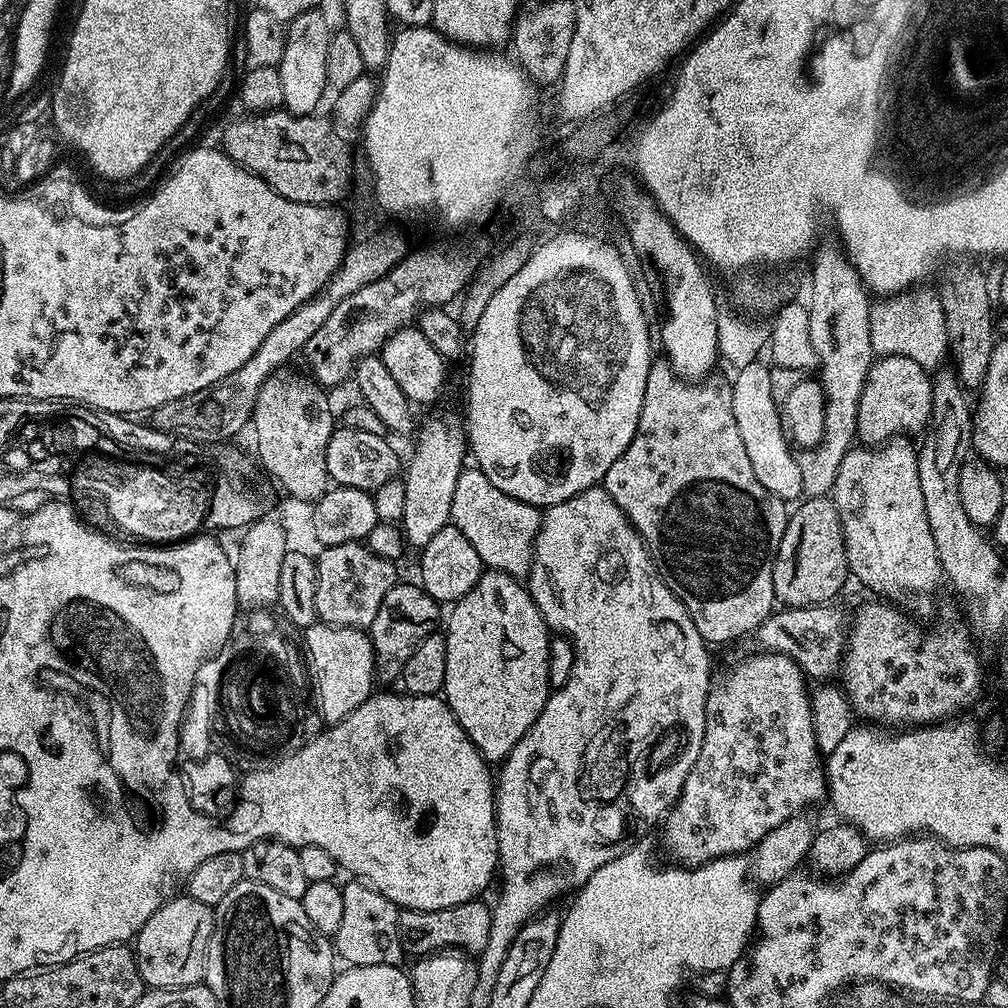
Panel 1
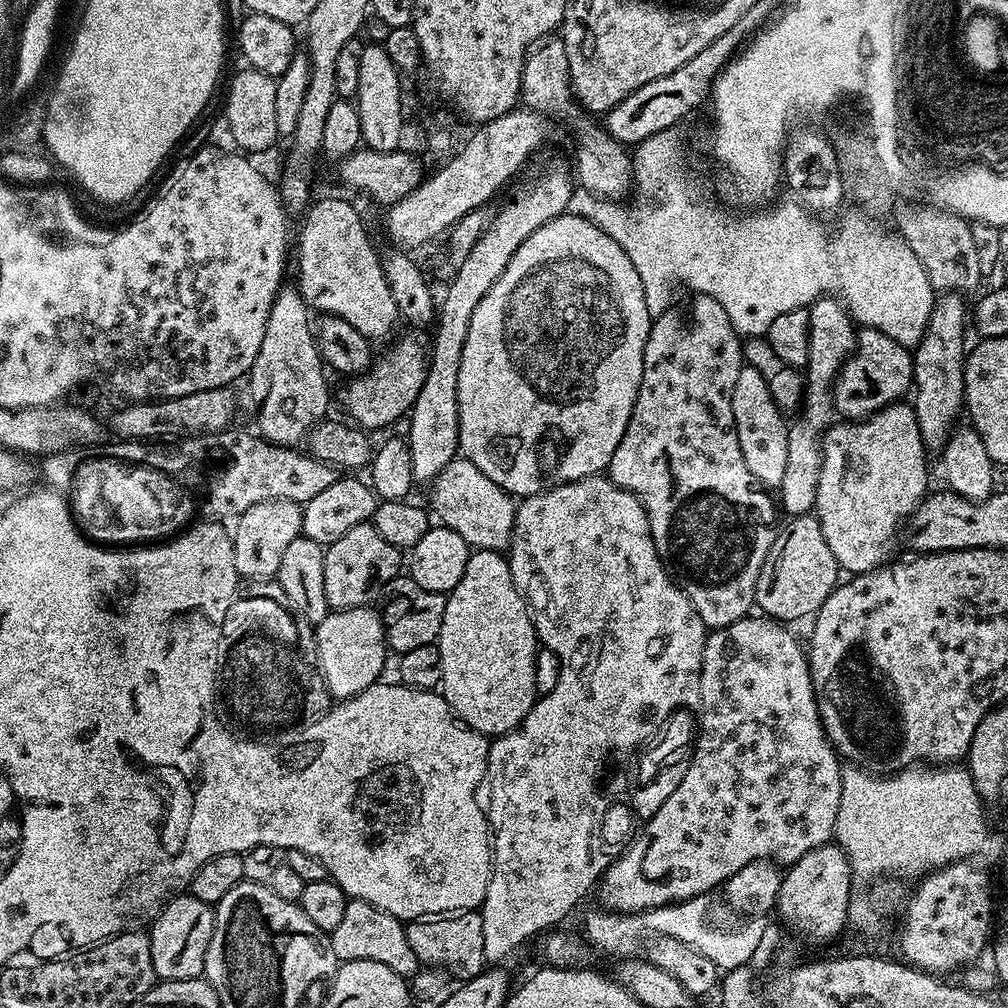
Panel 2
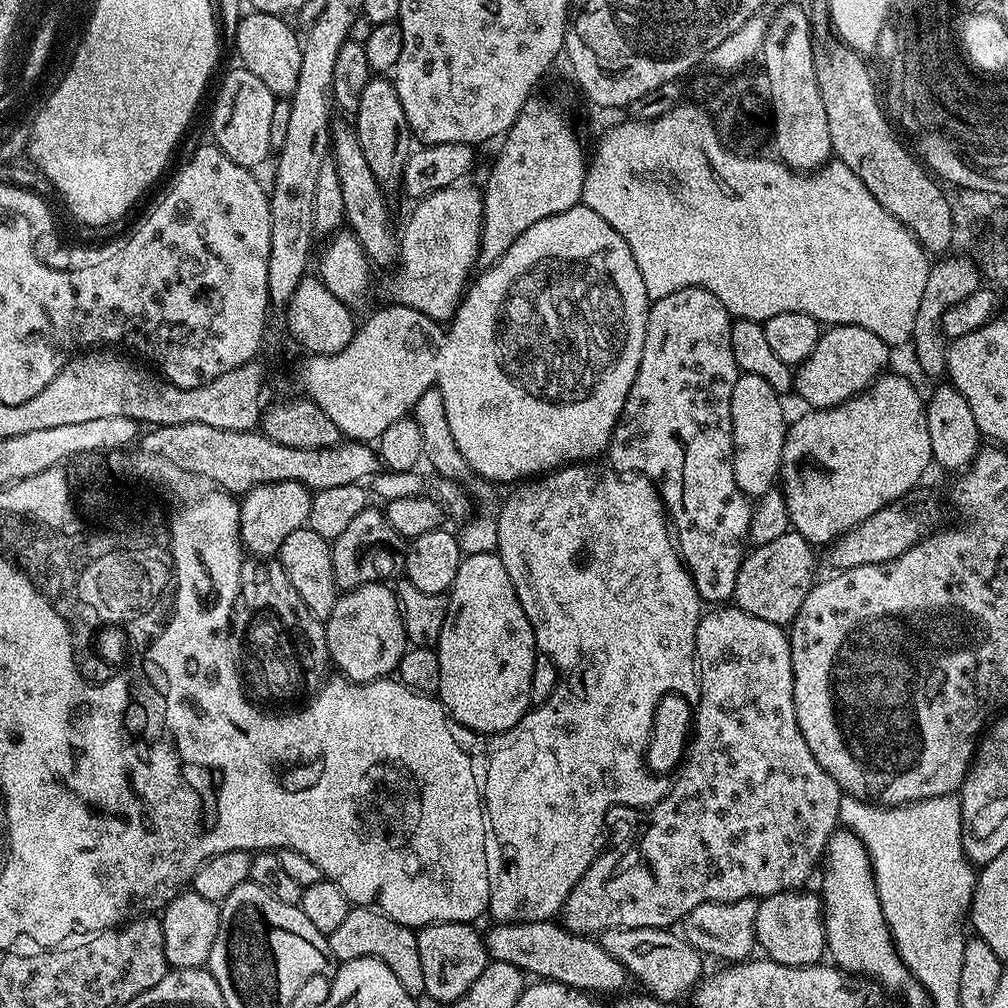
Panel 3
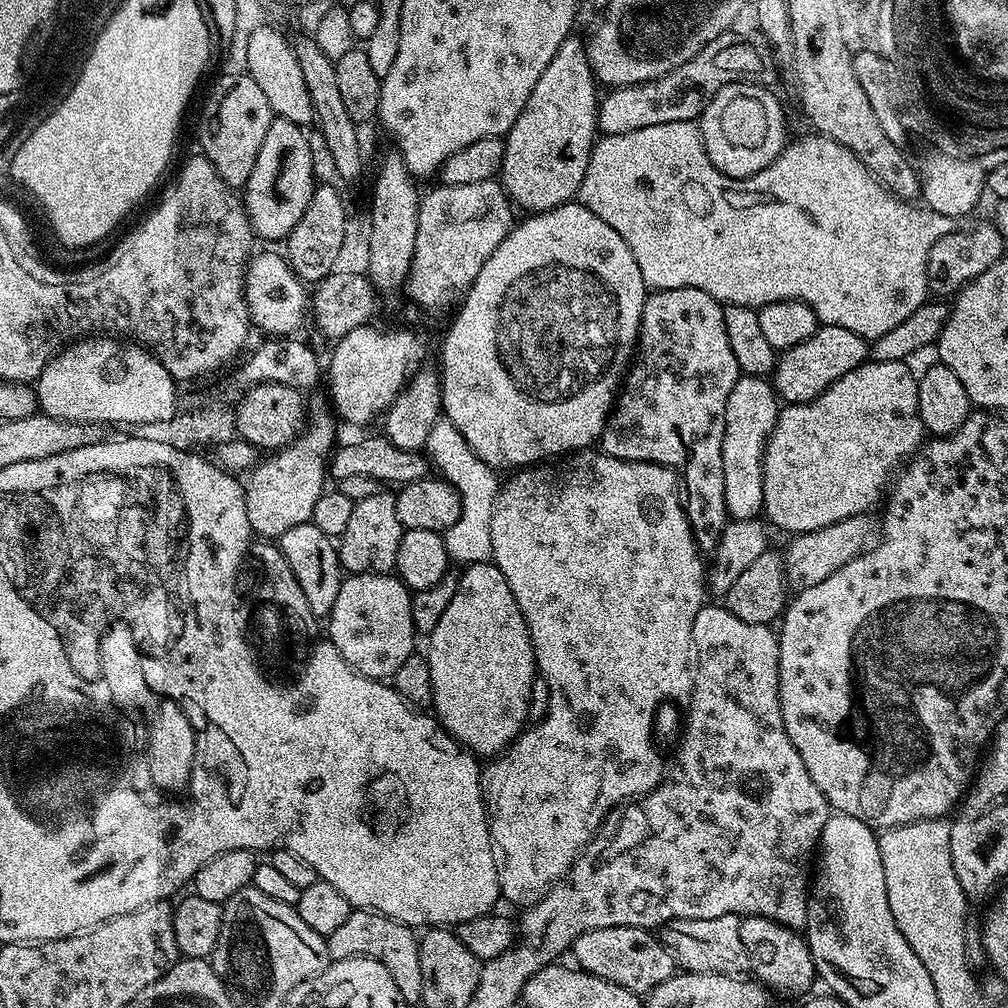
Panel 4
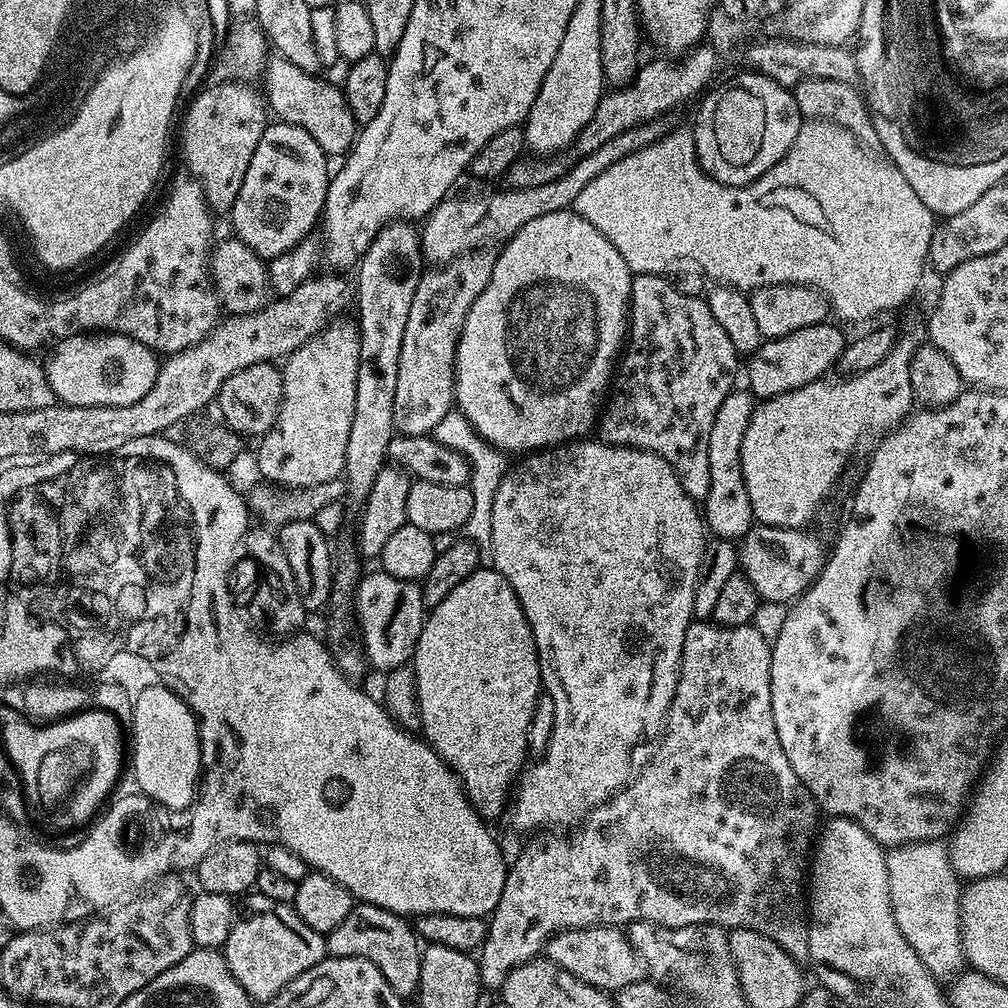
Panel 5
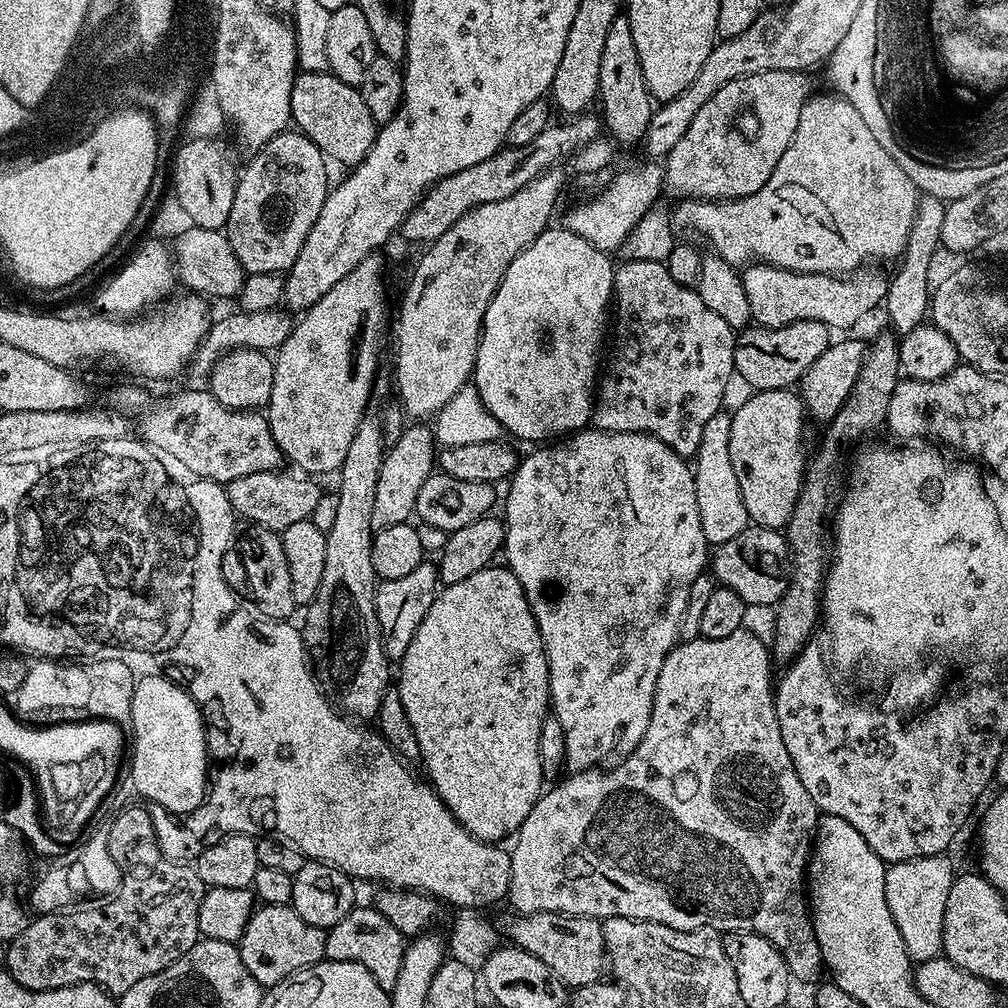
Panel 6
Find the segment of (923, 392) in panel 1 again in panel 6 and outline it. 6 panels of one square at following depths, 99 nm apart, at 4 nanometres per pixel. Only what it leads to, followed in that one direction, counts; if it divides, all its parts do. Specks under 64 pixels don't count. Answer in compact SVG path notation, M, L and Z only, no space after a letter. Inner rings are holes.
M794 322L790 326L778 326L777 328L761 328L749 326L737 335L734 346L734 372L749 384L749 389L765 392L775 388L791 389L818 362L822 350L826 350L830 343L830 329L822 322Z

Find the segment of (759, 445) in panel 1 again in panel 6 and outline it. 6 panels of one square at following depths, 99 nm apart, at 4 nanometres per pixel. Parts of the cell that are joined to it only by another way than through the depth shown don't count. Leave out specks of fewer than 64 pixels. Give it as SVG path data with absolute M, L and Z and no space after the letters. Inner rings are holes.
M721 410L718 414L714 414L714 418L710 418L710 422L706 422L706 426L702 430L702 442L698 442L698 450L694 457L692 477L694 478L694 490L698 502L698 518L702 522L702 534L712 546L728 544L730 538L742 534L742 530L749 527L750 524L746 514L746 502L742 502L742 490L738 490L738 477L734 475L734 466L730 466L731 421L732 417L727 411Z

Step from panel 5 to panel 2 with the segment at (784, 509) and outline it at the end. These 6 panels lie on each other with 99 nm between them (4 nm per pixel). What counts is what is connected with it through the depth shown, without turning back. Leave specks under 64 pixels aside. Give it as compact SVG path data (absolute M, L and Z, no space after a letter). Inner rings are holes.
M911 403L888 404L873 416L855 422L836 422L822 437L823 464L820 467L820 491L816 498L814 515L822 526L822 535L830 554L834 554L837 564L848 574L873 572L889 563L892 539L896 531L911 516L928 488L929 453L922 442L918 430L916 409Z

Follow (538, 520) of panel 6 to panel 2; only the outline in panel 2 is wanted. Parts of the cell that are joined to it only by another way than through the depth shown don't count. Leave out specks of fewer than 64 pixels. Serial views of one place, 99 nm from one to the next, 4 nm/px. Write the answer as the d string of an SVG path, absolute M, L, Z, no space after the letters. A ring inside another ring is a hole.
M601 474L598 476L587 476L581 480L574 482L566 482L560 484L556 488L550 488L546 492L539 492L533 496L523 497L516 505L516 517L514 518L514 530L512 531L512 543L506 549L506 559L510 566L510 574L514 586L524 596L524 600L528 604L528 610L532 614L532 625L536 631L537 641L543 647L554 650L554 654L558 654L560 659L560 673L558 674L558 686L554 686L554 690L550 690L550 694L539 697L532 709L526 714L526 718L512 732L508 732L505 736L495 737L488 745L488 774L486 777L486 792L488 788L488 800L486 796L486 815L490 825L490 839L492 841L492 877L486 886L486 898L482 905L482 942L484 943L484 958L489 965L496 966L511 954L515 948L520 948L527 942L531 936L539 937L541 934L547 933L549 930L555 929L576 907L580 904L580 899L587 894L588 891L597 887L598 881L604 874L605 868L610 863L610 856L604 852L596 852L596 847L601 843L598 838L597 827L600 824L601 813L604 805L600 803L600 797L597 796L595 784L592 784L592 779L595 777L595 770L599 765L600 759L603 759L603 754L607 747L627 746L627 744L635 744L636 740L640 740L642 736L646 736L652 728L663 728L668 720L668 716L672 712L680 709L696 710L700 707L700 671L702 670L702 650L704 649L704 638L706 629L702 618L698 618L698 614L694 610L694 606L690 602L688 595L676 585L675 580L668 574L668 569L664 567L664 563L660 561L660 555L656 553L654 546L654 538L650 534L650 522L646 518L646 510L642 506L642 502L635 496L634 493L628 492L624 488L619 488L613 480L609 480L607 475Z

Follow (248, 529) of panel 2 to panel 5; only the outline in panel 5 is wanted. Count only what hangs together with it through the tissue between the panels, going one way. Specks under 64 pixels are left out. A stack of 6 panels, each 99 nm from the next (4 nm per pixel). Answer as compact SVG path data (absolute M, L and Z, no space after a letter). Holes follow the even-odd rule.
M337 318L317 336L311 336L283 361L282 394L276 421L259 441L256 462L265 481L286 488L309 488L343 475L350 422L354 422L354 394L360 361L360 330L348 318Z

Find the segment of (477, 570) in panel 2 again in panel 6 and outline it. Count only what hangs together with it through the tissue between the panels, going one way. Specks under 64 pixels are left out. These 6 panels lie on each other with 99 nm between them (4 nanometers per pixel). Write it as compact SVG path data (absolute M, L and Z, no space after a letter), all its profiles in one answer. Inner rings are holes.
M489 566L478 570L478 574L470 574L470 578L462 578L462 582L454 582L453 584L441 587L437 591L434 602L430 606L430 610L426 610L426 618L422 618L422 626L418 626L418 630L414 634L414 638L410 638L410 646L406 646L406 654L398 662L398 668L400 668L400 685L398 685L398 691L402 698L402 706L406 706L406 718L410 718L410 726L414 730L414 738L418 738L418 746L420 747L420 760L424 768L428 771L427 779L430 781L436 793L439 794L440 800L448 809L450 814L454 814L454 818L459 822L462 827L475 836L478 840L485 842L500 842L503 836L511 837L515 833L516 829L522 826L522 822L526 818L526 814L530 814L530 810L534 806L534 802L546 788L546 781L542 774L542 762L538 758L538 734L542 734L542 722L550 715L550 697L548 695L548 659L546 658L546 650L542 646L542 638L540 637L540 631L538 626L534 622L534 614L530 610L528 605L528 599L524 596L522 586L518 582L518 578L507 568L506 566Z

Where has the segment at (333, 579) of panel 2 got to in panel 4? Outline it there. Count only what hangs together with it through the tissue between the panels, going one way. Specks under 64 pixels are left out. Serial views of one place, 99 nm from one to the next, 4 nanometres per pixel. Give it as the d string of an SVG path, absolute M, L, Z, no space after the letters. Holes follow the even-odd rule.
M381 490L370 494L370 498L355 501L354 510L346 521L346 530L338 537L341 569L348 574L391 573L396 566L398 542L402 542L404 530L402 522L398 522L396 497L391 491Z

